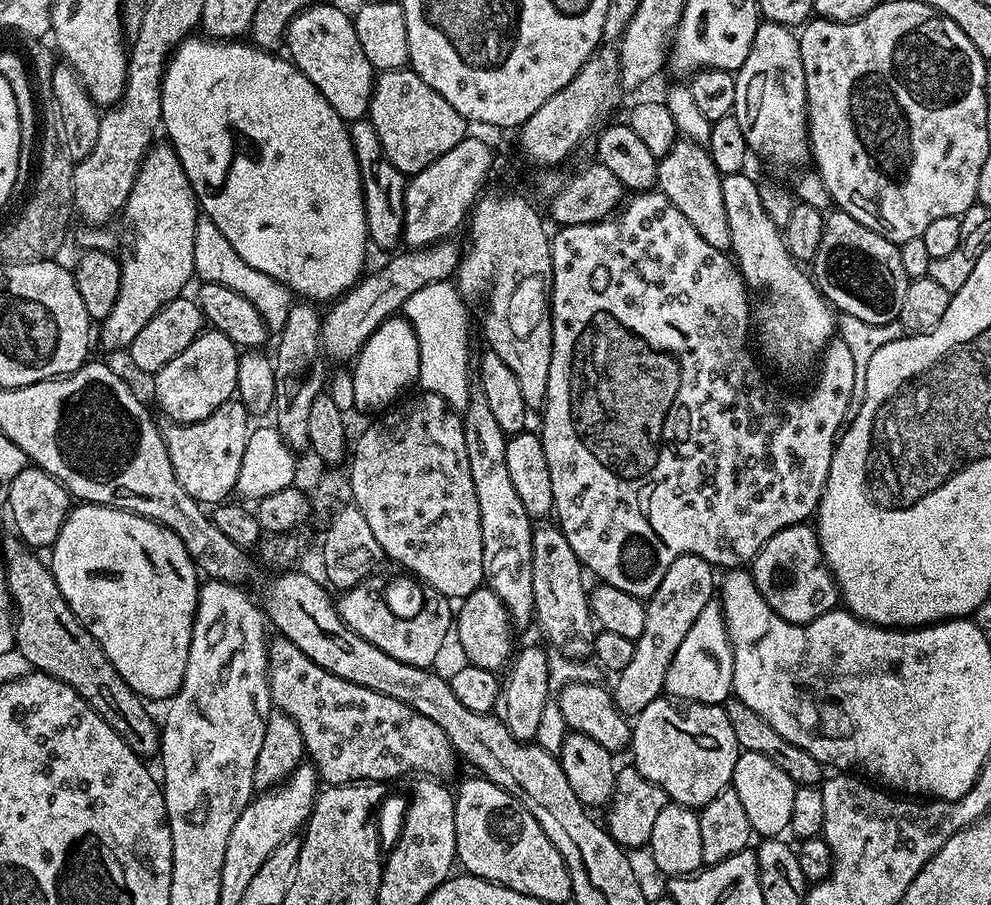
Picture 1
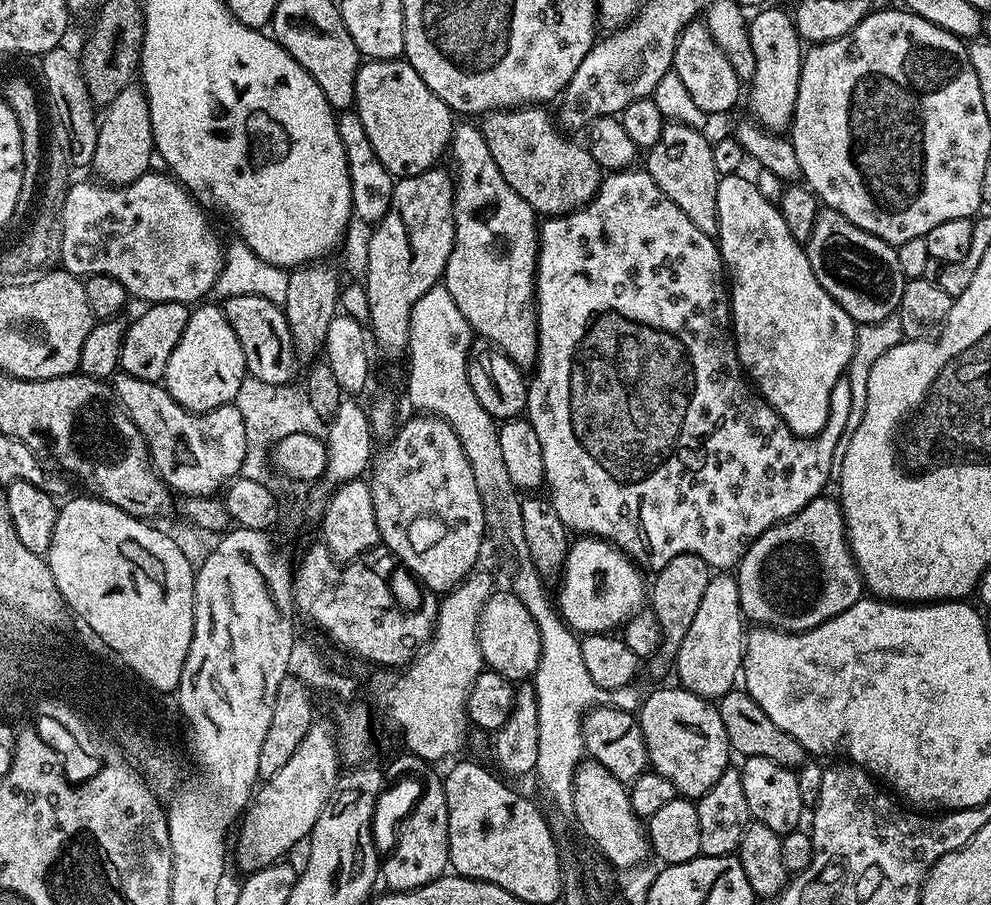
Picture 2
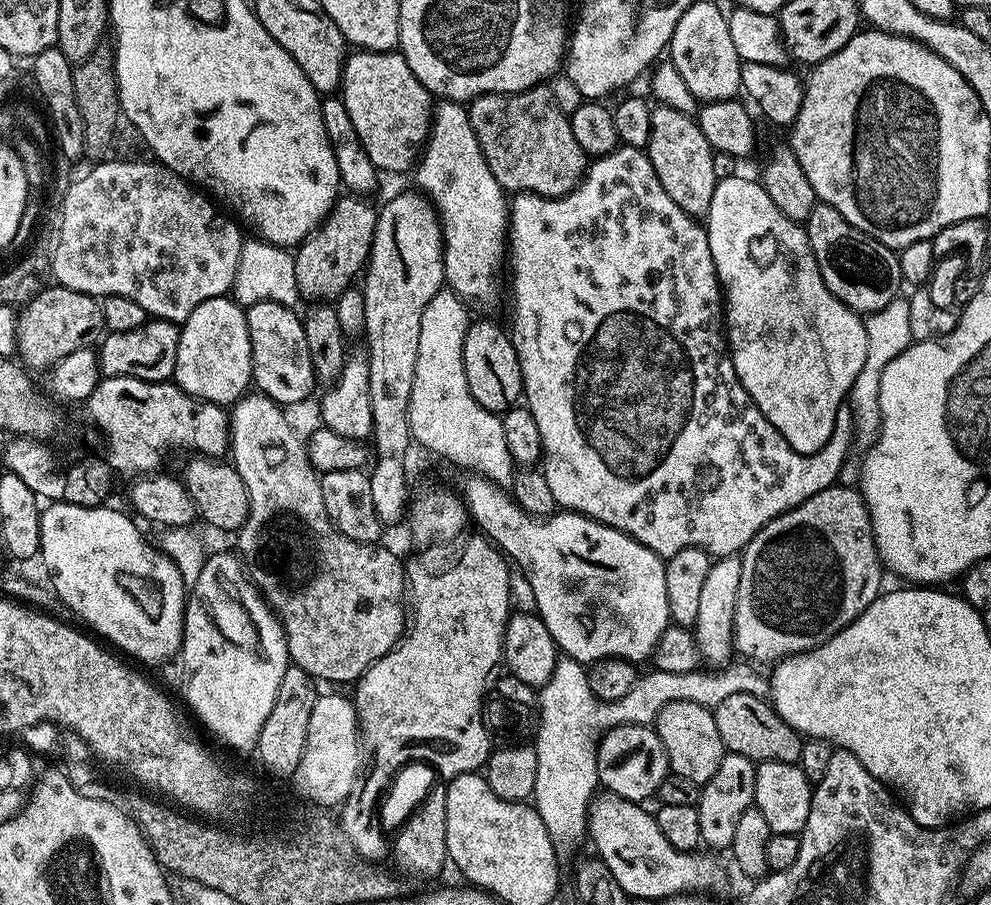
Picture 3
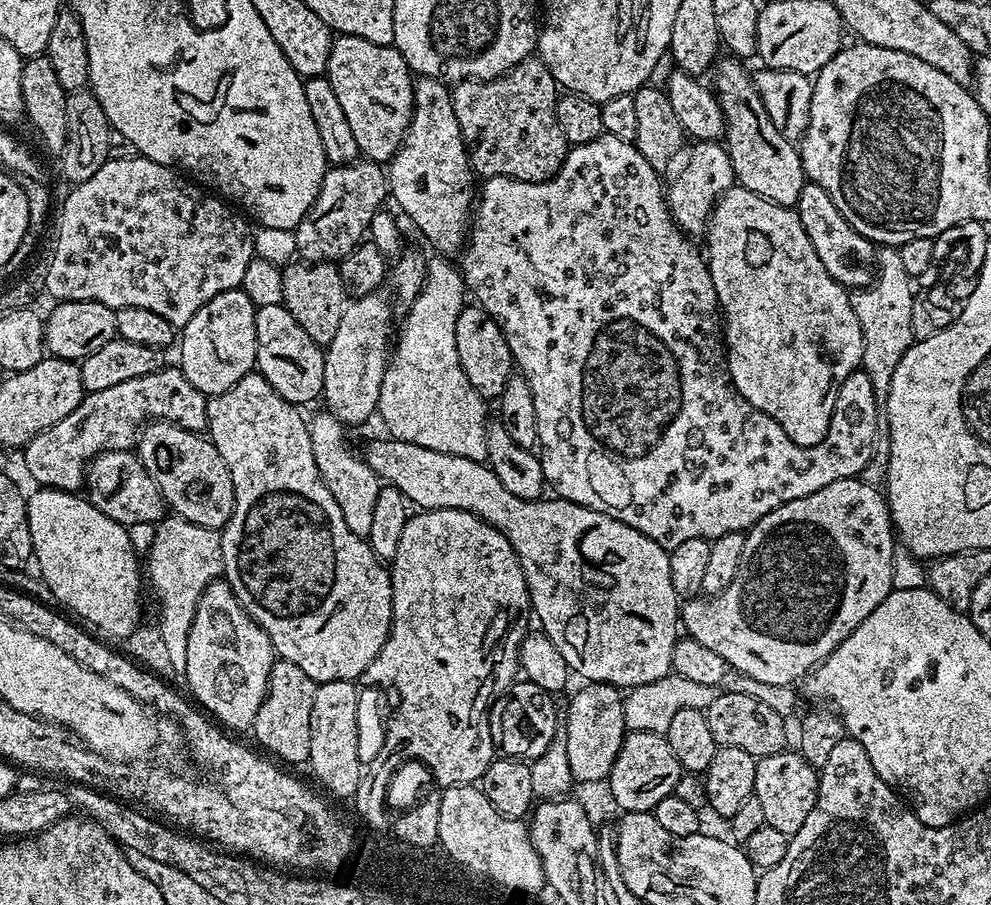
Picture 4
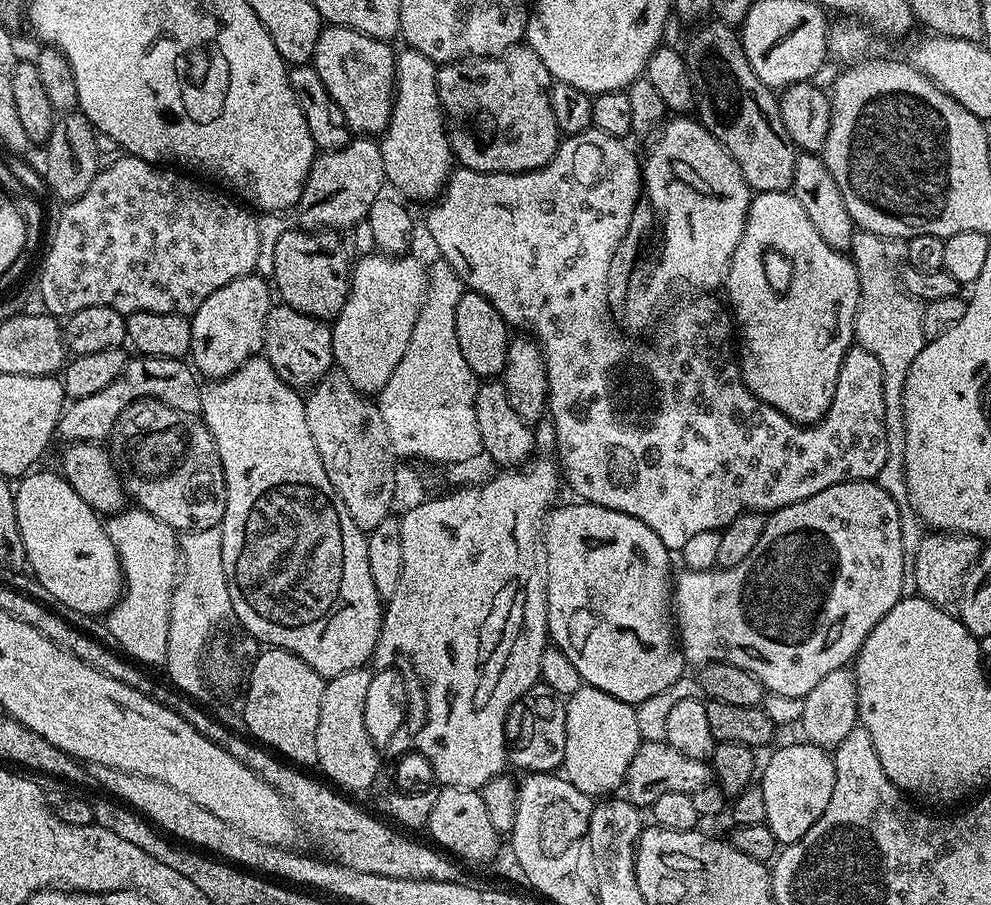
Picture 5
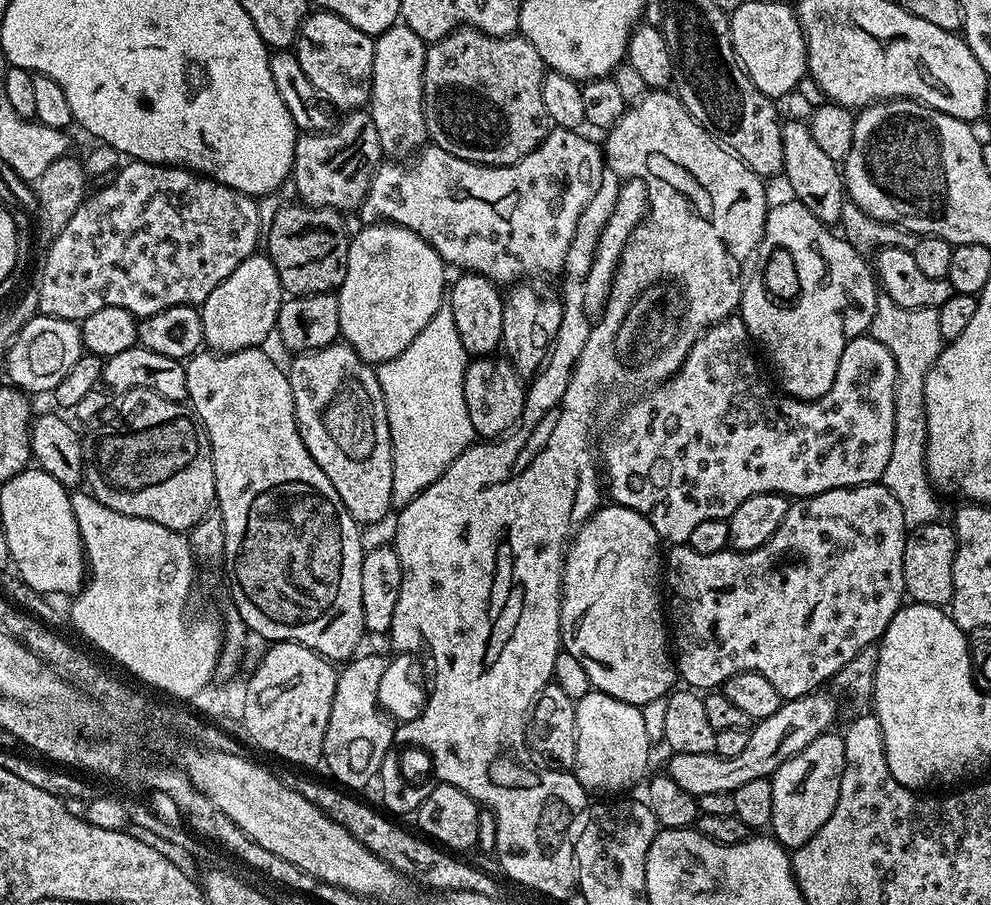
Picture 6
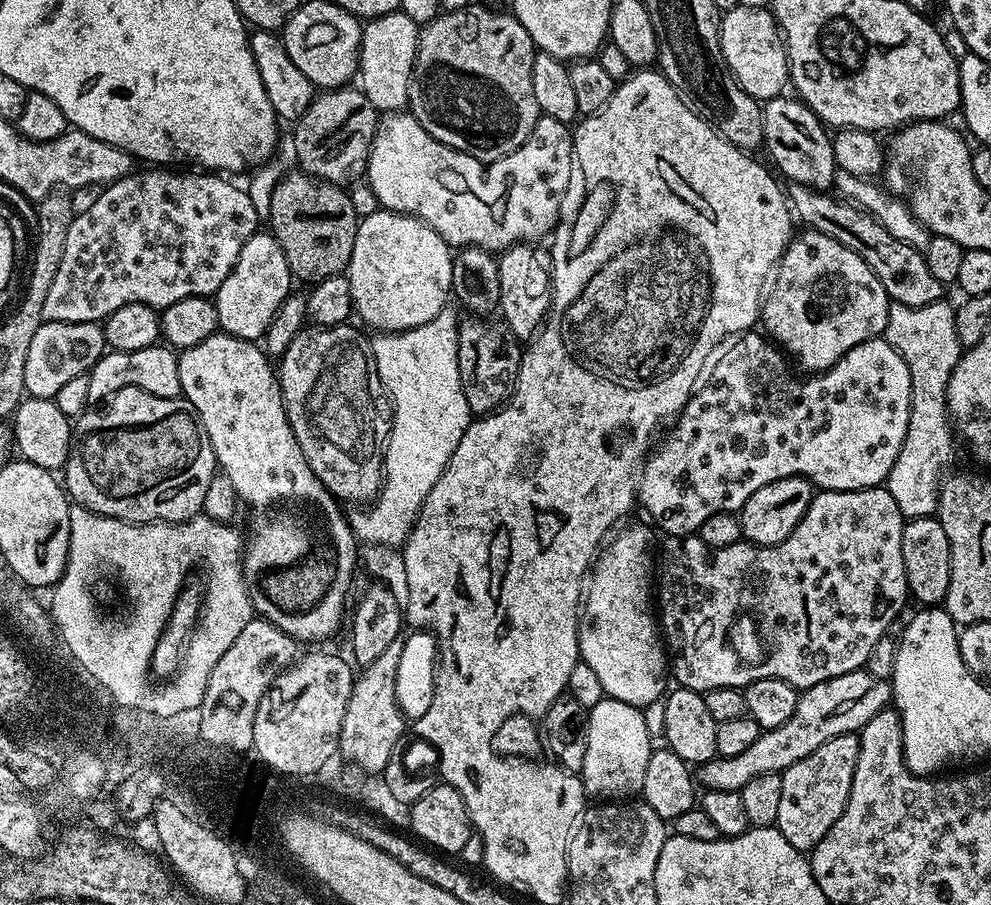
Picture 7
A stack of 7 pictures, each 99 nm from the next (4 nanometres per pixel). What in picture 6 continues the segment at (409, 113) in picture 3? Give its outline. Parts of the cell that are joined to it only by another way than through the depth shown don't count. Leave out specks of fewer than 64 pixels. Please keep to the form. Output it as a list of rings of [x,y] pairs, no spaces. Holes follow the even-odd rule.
[[[323,10],[309,11],[296,37],[294,51],[302,70],[317,90],[337,109],[360,110],[372,99],[375,39],[350,26],[338,14]]]

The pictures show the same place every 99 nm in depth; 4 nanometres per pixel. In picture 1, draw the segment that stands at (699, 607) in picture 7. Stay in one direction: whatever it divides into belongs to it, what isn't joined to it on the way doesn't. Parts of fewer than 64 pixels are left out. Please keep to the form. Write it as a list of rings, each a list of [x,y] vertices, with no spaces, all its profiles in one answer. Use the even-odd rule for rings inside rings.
[[[808,522],[778,530],[778,534],[774,534],[774,538],[770,538],[770,542],[766,542],[766,546],[762,546],[760,553],[750,561],[750,571],[762,598],[766,598],[770,607],[791,624],[813,623],[819,616],[837,607],[840,600],[840,590],[836,587],[836,580],[828,569],[828,563],[824,560],[816,529]]]

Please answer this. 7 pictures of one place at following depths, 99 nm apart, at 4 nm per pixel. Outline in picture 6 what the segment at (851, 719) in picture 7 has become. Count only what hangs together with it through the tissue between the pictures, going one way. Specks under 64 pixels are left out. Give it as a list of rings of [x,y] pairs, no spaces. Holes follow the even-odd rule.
[[[824,690],[808,692],[805,696],[794,696],[785,699],[780,709],[770,718],[755,721],[750,731],[750,742],[746,742],[742,754],[737,756],[717,756],[715,752],[706,754],[682,754],[672,752],[669,755],[666,774],[682,786],[690,795],[697,798],[706,794],[722,794],[738,790],[745,782],[754,778],[769,778],[794,754],[798,754],[814,738],[833,727],[836,720],[836,700],[827,696]]]

